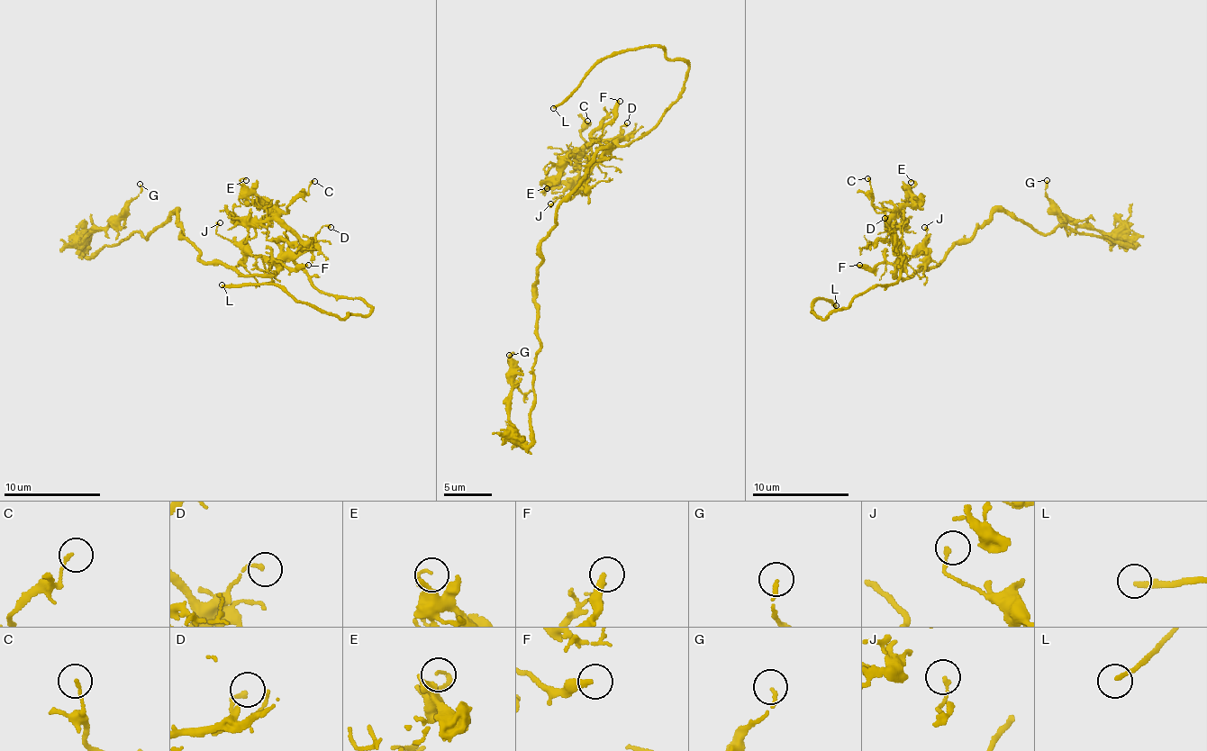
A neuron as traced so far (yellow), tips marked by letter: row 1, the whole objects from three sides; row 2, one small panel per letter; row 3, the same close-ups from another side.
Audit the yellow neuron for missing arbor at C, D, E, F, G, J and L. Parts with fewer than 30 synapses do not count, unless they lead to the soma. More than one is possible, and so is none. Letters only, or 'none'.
L

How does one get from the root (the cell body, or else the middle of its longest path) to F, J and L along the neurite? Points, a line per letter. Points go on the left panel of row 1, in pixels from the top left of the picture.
F: (207, 261), (215, 260), (247, 275), (271, 274), (276, 269), (272, 260), (289, 267), (308, 265)
J: (207, 261), (215, 260), (247, 275), (275, 272), (273, 263), (248, 252), (216, 232), (216, 225), (220, 222)
L: (207, 261), (247, 275), (273, 274), (289, 261), (325, 294), (372, 307), (336, 317), (271, 284), (222, 285)

